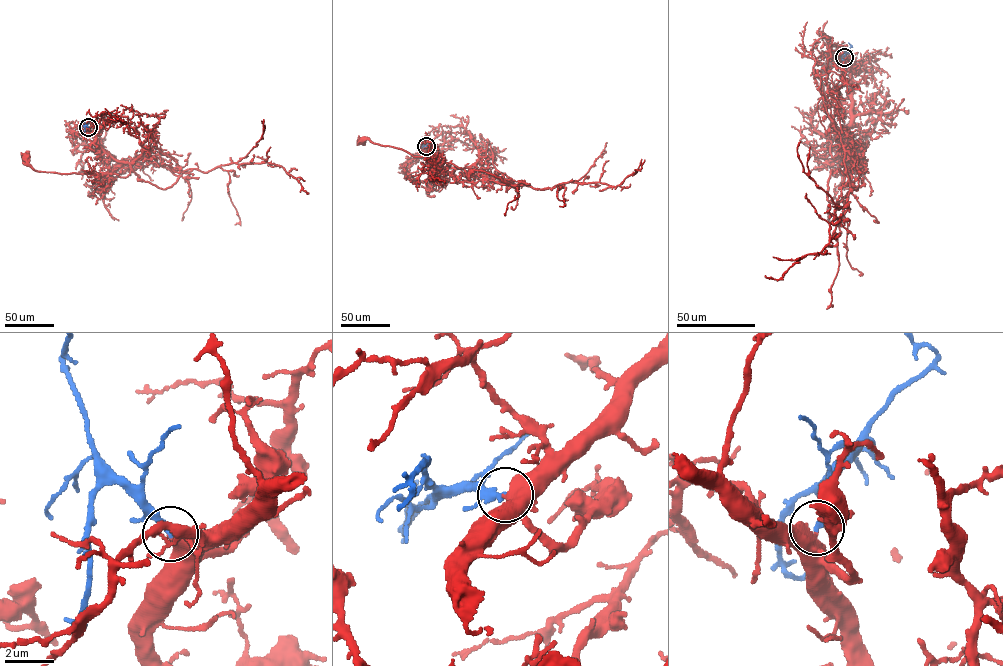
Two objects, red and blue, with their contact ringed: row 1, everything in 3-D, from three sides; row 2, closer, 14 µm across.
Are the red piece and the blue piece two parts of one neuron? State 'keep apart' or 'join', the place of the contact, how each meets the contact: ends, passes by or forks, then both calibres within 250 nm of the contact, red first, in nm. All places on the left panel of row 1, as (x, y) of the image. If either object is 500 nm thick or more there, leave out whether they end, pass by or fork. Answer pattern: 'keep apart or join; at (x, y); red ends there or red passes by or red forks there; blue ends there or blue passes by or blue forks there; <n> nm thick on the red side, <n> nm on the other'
join; at (88, 127); 500 nm thick on the red side, 260 nm on the other

